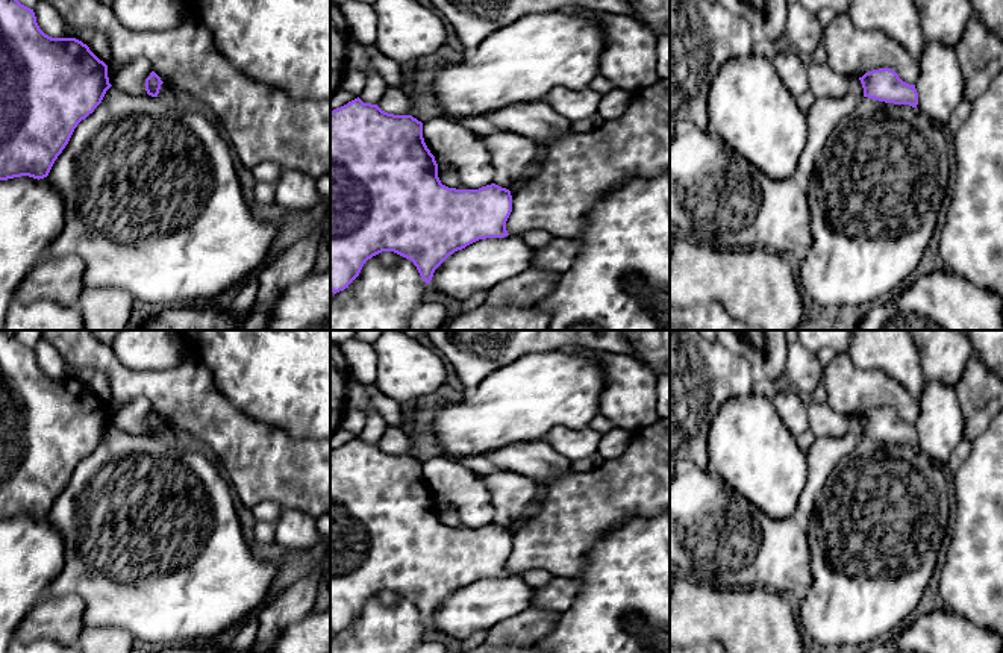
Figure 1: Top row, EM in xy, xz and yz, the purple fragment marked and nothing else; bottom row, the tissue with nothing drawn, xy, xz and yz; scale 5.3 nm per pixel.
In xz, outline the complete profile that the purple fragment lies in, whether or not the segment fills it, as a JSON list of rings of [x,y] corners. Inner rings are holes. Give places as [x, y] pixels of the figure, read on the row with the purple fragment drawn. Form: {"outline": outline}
{"outline": [[[359,97],[330,111],[330,291],[344,291],[364,264],[382,252],[394,252],[417,267],[430,283],[435,270],[455,252],[486,238],[508,236],[511,191],[495,183],[479,189],[456,189],[441,183],[438,164],[423,138],[423,123],[412,115],[394,115]]]}

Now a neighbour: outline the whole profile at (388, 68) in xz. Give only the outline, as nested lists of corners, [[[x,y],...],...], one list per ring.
[[[376,44],[364,45],[373,68],[386,80],[389,86],[398,88],[398,89],[409,89],[411,86],[411,79],[406,77],[400,68],[402,62],[397,62],[391,58],[386,58],[379,52]]]

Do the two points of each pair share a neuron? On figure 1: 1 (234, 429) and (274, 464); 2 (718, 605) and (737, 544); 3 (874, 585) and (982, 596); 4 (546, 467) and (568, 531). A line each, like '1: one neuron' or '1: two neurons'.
1: one neuron
2: two neurons
3: two neurons
4: two neurons

